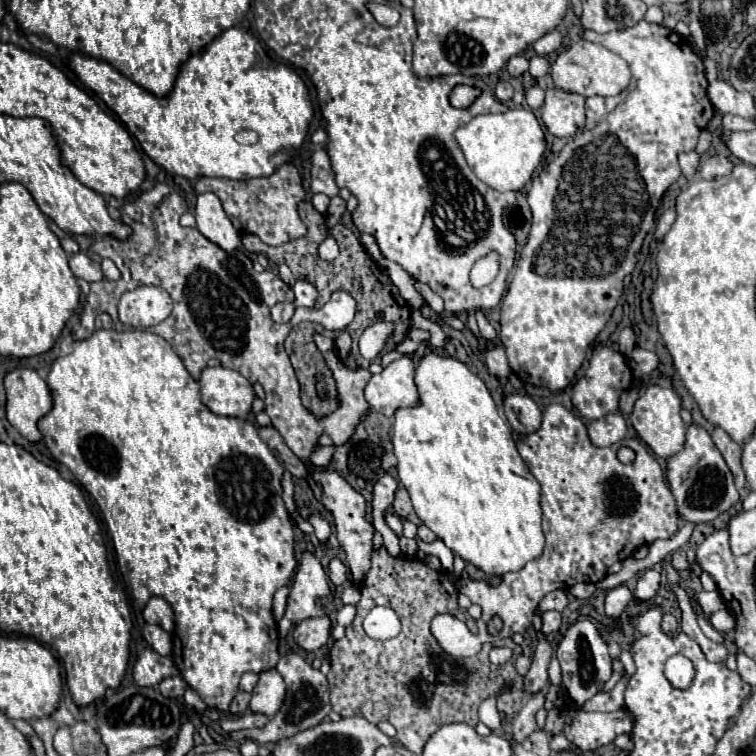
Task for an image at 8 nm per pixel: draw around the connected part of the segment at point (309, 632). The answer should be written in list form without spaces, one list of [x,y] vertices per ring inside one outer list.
[[[314,617],[298,623],[294,627],[292,637],[304,651],[316,651],[328,645],[330,629],[332,629],[332,621],[328,617]]]

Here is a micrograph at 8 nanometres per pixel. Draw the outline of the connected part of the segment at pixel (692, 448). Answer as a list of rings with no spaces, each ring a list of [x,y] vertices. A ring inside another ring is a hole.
[[[700,425],[688,427],[684,449],[668,459],[666,477],[670,491],[676,499],[678,513],[686,521],[708,523],[738,503],[738,491],[734,487],[732,473],[726,461],[722,459],[720,451],[714,447],[712,437]]]

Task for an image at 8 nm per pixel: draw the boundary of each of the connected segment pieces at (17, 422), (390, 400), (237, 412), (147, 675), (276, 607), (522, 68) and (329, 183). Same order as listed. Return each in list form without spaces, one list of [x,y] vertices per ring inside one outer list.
[[[14,369],[4,379],[6,385],[6,415],[12,427],[32,443],[42,439],[38,421],[52,409],[52,395],[46,381],[34,369]]]
[[[402,357],[390,363],[382,373],[372,375],[366,385],[366,401],[374,411],[384,413],[386,417],[394,417],[400,407],[416,407],[420,405],[418,389],[414,383],[416,365],[410,357]]]
[[[206,367],[200,377],[202,403],[216,415],[244,419],[252,411],[256,397],[252,383],[236,371],[224,367]]]
[[[146,649],[140,653],[132,675],[140,687],[154,687],[164,677],[178,675],[178,669],[170,657],[162,657],[154,649]]]
[[[284,586],[278,589],[273,597],[272,612],[276,621],[279,621],[285,614],[289,591],[289,587]]]
[[[516,55],[516,57],[512,57],[510,61],[508,61],[508,73],[512,75],[512,77],[520,77],[520,75],[524,75],[528,71],[528,59],[524,57],[524,55]]]
[[[324,147],[314,151],[314,155],[312,155],[312,171],[310,173],[312,173],[312,181],[310,181],[312,193],[324,193],[328,197],[338,195],[340,189],[336,187],[332,163],[330,163],[330,157],[328,157]]]

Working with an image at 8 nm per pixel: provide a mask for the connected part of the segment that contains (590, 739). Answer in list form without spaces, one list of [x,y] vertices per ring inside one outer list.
[[[580,709],[568,711],[564,735],[582,751],[612,743],[618,735],[631,734],[634,715],[628,709],[614,713],[586,713]]]

